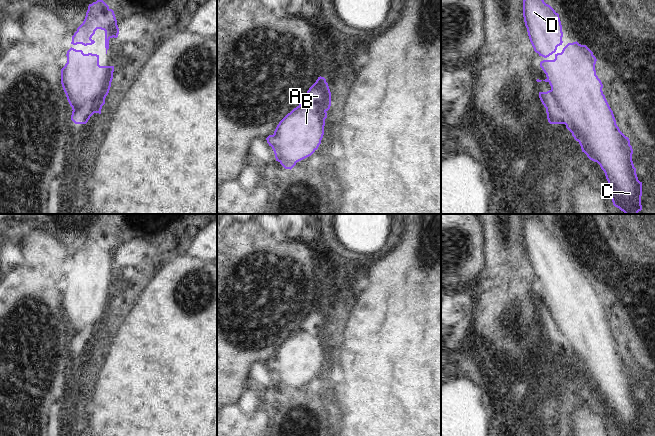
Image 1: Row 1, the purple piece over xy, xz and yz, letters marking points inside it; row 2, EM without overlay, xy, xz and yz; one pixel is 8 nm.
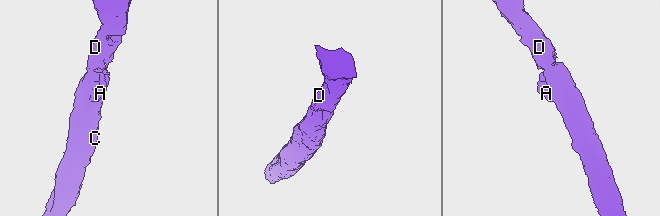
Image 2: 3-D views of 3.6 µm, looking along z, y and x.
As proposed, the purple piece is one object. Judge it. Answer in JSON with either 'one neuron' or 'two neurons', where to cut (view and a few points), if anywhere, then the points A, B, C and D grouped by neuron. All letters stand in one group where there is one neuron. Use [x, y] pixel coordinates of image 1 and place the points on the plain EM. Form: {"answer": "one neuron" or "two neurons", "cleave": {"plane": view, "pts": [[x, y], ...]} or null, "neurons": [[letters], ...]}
{"answer": "two neurons", "cleave": {"plane": "yz", "pts": [[550, 314], [567, 339], [565, 347]]}, "neurons": [["A"], ["B", "C", "D"]]}

